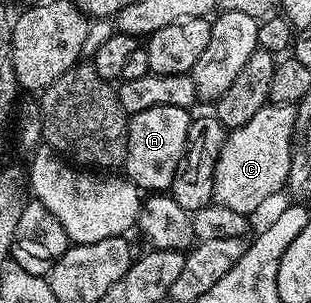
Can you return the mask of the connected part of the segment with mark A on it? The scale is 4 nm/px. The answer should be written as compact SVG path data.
M150 107L150 111L138 111L129 116L123 172L128 180L136 184L137 189L141 191L171 190L174 171L178 171L178 163L182 159L184 148L188 146L188 128L191 122L189 110L182 107Z

